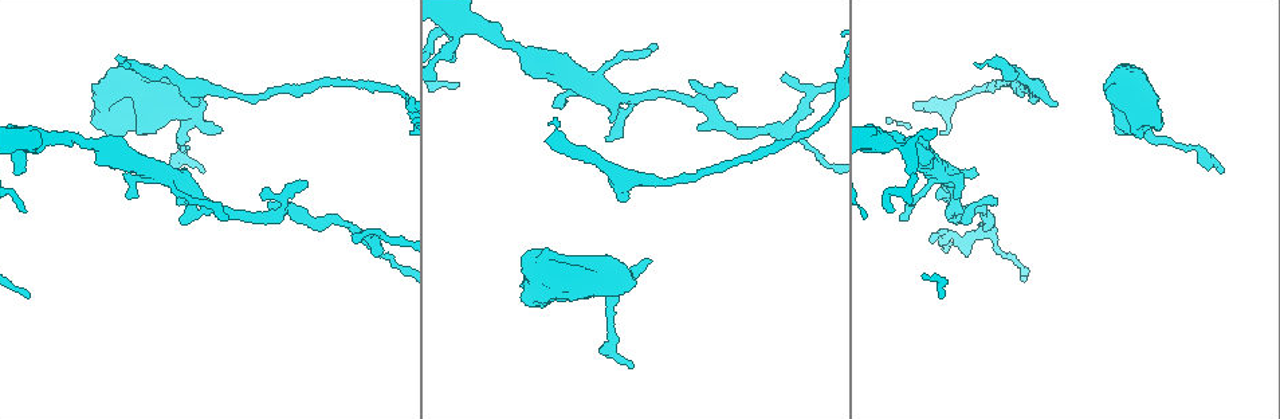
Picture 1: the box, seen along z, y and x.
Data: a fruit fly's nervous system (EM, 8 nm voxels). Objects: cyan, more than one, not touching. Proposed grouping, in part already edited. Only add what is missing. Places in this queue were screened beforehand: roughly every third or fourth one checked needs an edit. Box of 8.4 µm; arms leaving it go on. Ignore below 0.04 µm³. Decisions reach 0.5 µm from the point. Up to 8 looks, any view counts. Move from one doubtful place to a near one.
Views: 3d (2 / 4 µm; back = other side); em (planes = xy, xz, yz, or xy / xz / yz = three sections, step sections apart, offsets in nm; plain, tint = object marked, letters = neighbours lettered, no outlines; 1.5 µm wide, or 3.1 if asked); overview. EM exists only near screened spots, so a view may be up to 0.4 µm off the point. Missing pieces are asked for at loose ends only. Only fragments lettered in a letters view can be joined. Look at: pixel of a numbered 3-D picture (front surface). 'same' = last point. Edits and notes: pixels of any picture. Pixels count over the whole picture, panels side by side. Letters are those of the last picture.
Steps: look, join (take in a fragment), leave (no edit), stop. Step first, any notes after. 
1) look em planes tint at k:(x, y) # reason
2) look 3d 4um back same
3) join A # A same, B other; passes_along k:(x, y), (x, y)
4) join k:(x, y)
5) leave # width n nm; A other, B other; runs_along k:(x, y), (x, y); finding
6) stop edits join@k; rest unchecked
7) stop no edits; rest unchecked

look 3d 4um at 1:(649, 261) # free end

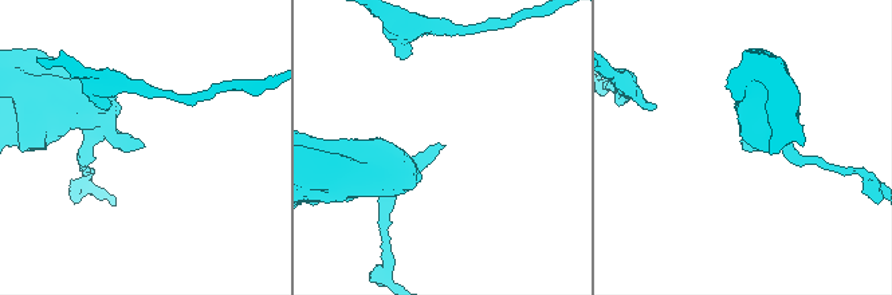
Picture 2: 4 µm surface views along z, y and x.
look em planes plain at 2:(742, 148) # shape alone is not enough

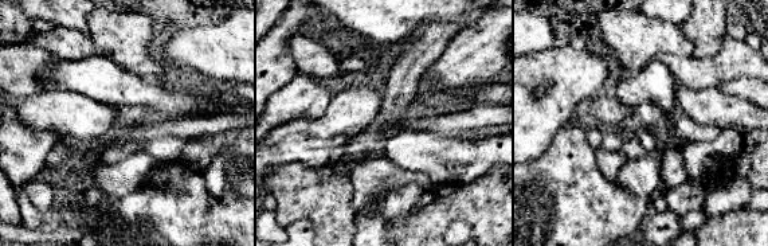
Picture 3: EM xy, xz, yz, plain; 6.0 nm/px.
look em planes letters same

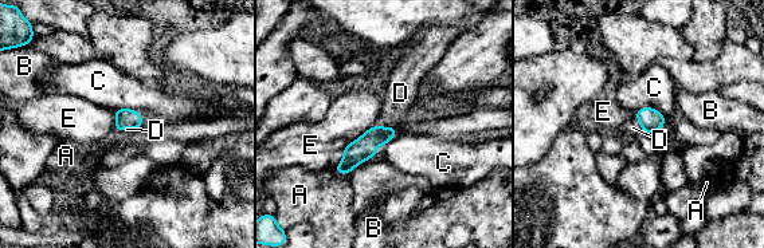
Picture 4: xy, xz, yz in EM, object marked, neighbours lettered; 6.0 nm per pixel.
join D # A other, B other, C other, D same, E other; passes_along 4:(364, 148), (386, 128), (400, 93); it goes on there

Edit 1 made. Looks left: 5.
look overview

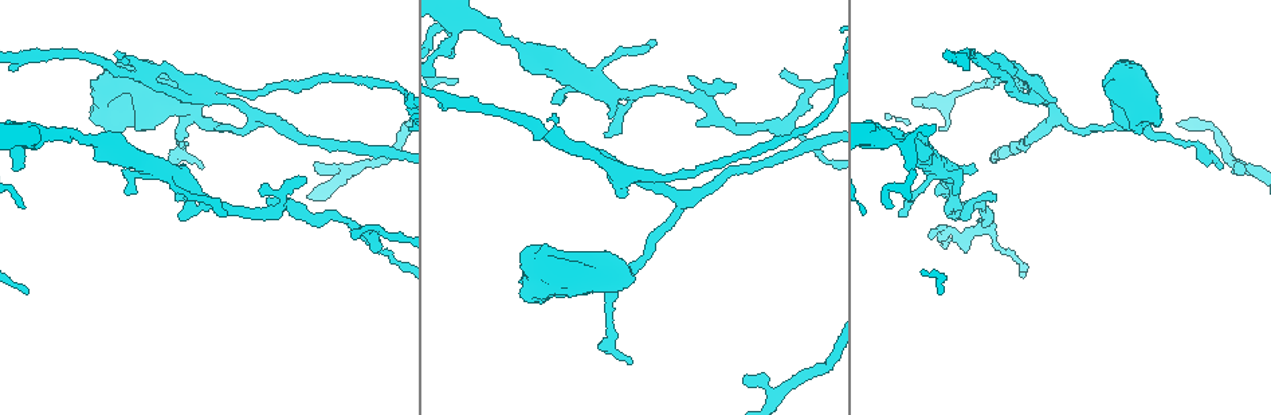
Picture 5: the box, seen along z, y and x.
look 3d 2um back at 5:(971, 168) # branch stops here

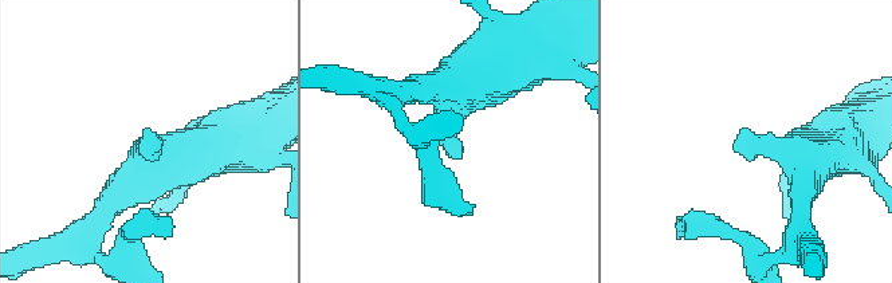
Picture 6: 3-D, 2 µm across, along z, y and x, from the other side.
look em xy step 8 tint at 6:(145, 133) # arm_widths 220, 360 nm; need the tissue

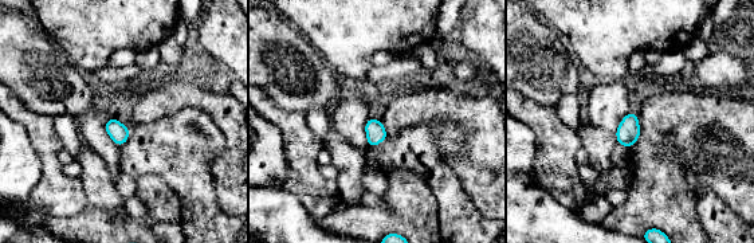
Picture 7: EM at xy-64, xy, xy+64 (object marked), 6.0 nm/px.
look em planes letters same

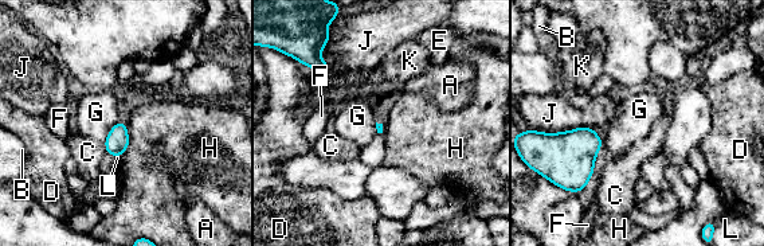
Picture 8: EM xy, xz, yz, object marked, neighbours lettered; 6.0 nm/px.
leave # longest_contact J 260 nm; A other, B other, C other, D other, E other, F other, G other, H other, J other, K other, L other; none of them fits

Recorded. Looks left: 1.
stop edits join@4; rest unchecked

